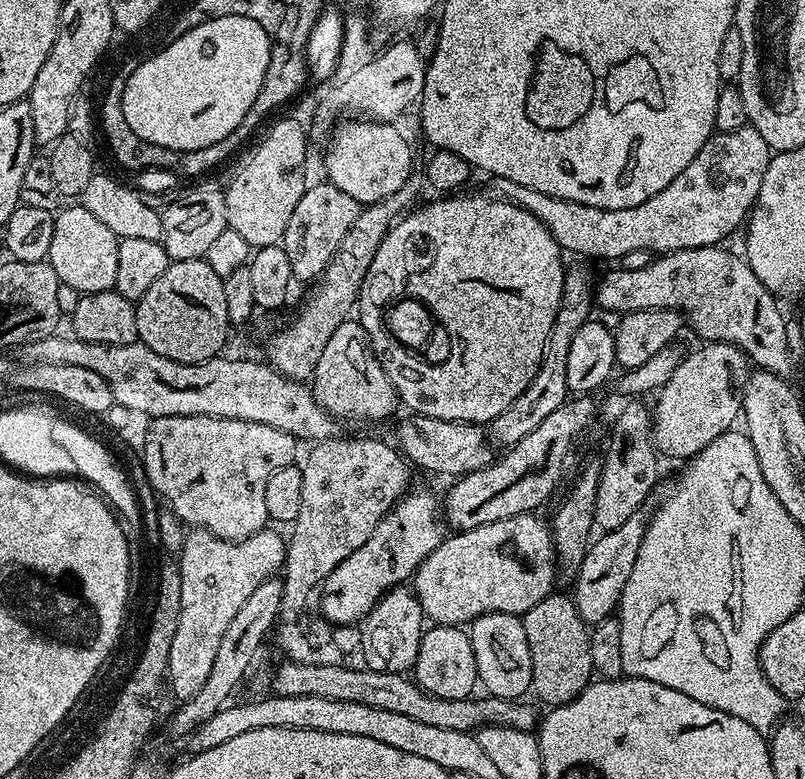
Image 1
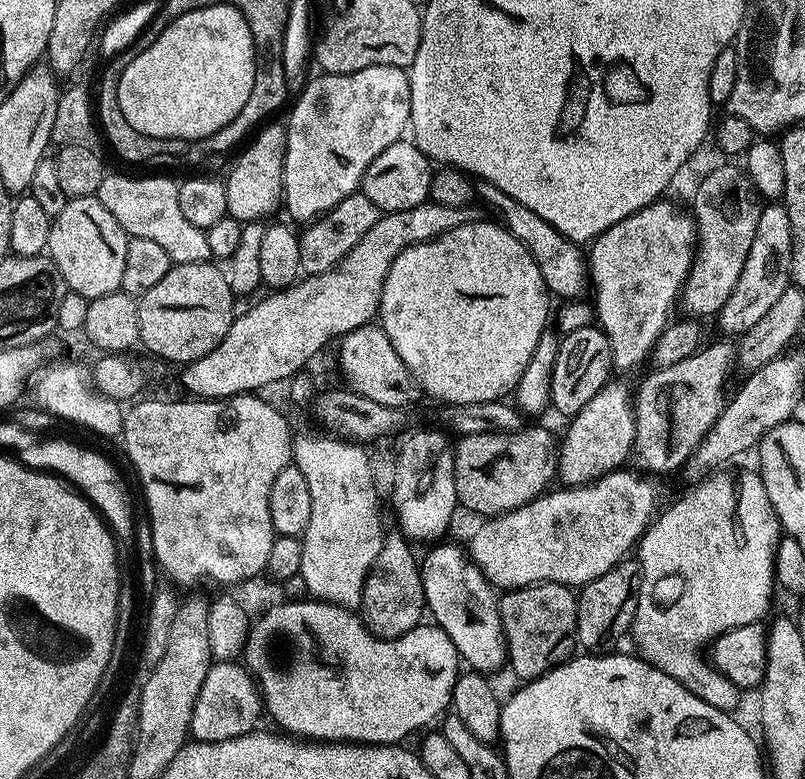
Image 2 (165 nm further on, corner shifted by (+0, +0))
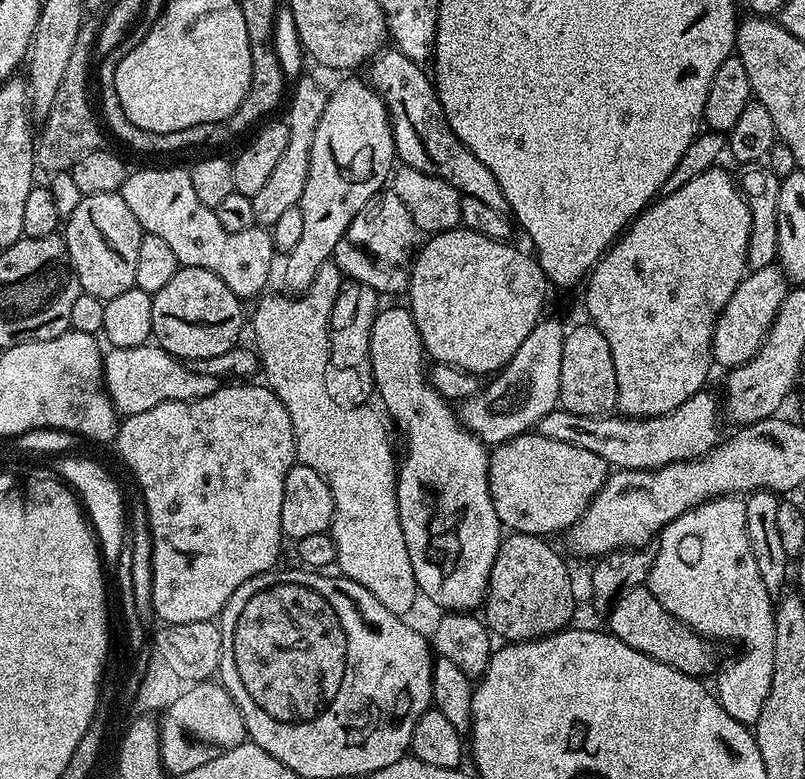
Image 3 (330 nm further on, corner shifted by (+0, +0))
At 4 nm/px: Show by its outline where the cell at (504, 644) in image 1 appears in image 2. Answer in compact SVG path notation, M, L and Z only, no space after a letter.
M440 544L428 552L428 557L422 560L422 573L425 590L425 605L432 616L436 627L446 630L450 634L450 642L458 650L461 661L469 669L485 674L491 673L491 668L496 668L506 660L506 645L504 643L504 627L500 617L500 601L497 589L488 581L479 563L467 551L463 552L456 544Z

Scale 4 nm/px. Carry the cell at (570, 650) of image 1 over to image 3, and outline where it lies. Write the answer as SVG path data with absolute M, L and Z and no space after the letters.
M512 532L501 539L482 605L483 619L499 639L501 636L501 641L541 640L573 623L576 592L572 589L572 576L567 562L548 543L543 536L521 532Z

